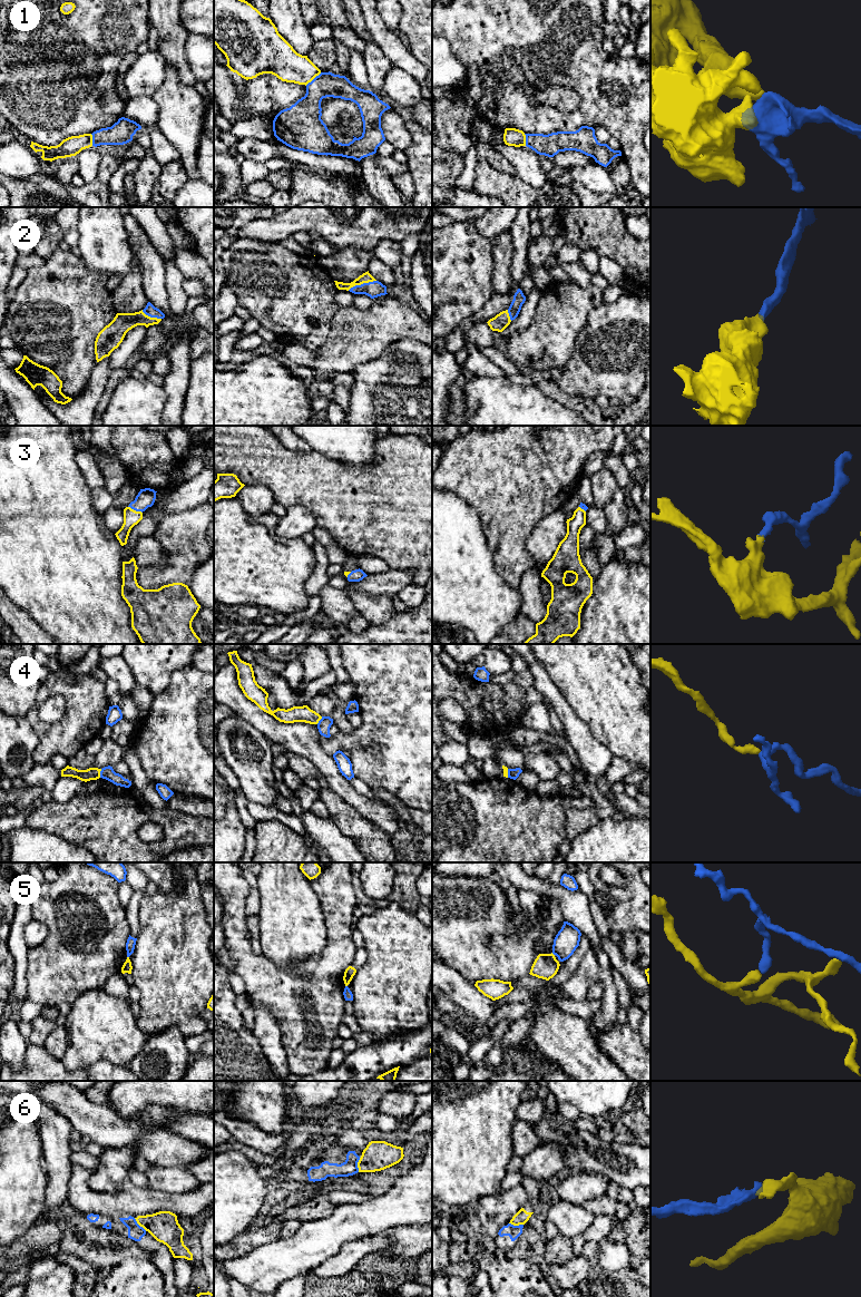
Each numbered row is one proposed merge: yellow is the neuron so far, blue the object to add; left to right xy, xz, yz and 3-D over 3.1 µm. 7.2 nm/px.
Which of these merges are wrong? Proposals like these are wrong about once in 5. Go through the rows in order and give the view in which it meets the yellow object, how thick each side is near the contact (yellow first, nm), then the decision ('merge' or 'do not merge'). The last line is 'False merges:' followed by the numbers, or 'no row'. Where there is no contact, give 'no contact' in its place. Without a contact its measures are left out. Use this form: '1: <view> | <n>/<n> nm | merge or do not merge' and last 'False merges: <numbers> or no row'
1: xz | 240/200 nm | do not merge
2: xz | 80/120 nm | merge
3: xy | 120/130 nm | merge
4: xy | 100/90 nm | do not merge
5: yz | 180/170 nm | do not merge
6: xy | 220/110 nm | do not merge
False merges: 1, 4, 5, 6

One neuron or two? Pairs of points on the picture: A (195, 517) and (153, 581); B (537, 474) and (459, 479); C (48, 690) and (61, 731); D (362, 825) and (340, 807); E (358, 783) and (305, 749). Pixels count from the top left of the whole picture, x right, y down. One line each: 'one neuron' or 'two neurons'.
A: one neuron
B: one neuron
C: one neuron
D: one neuron
E: two neurons

